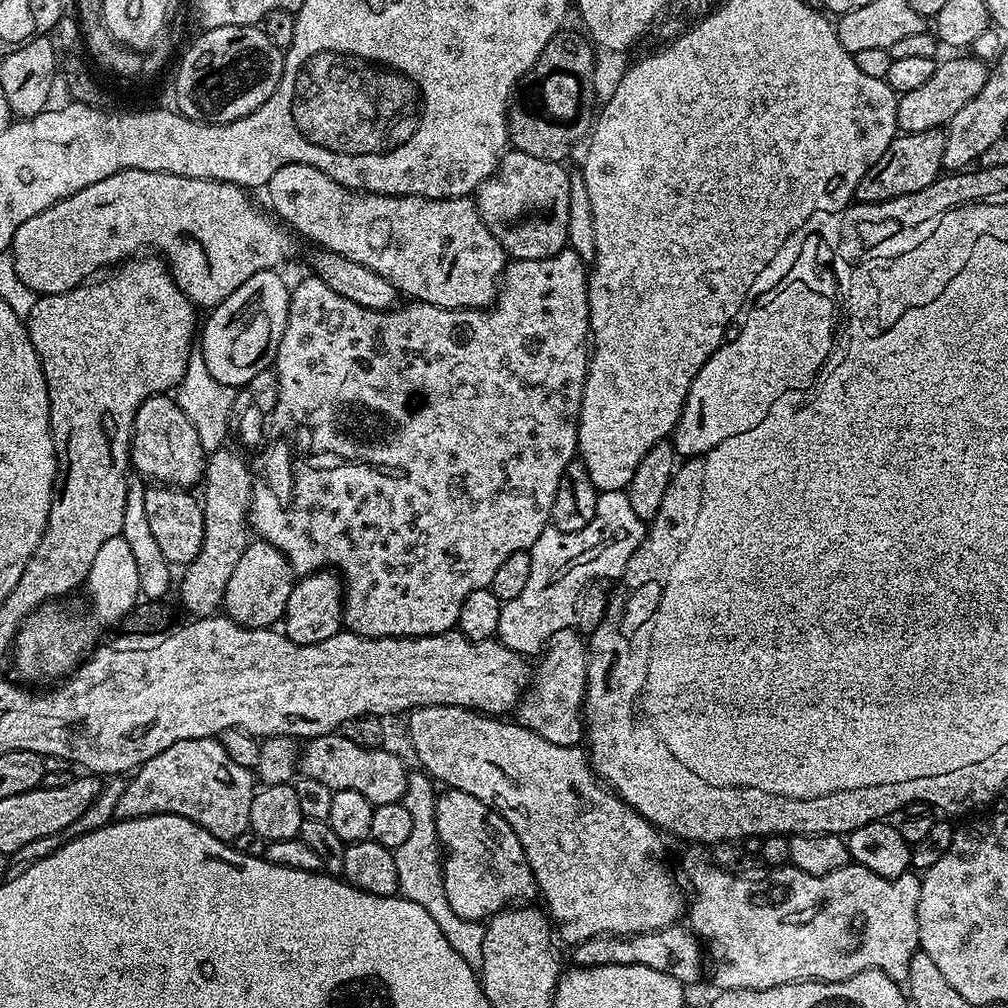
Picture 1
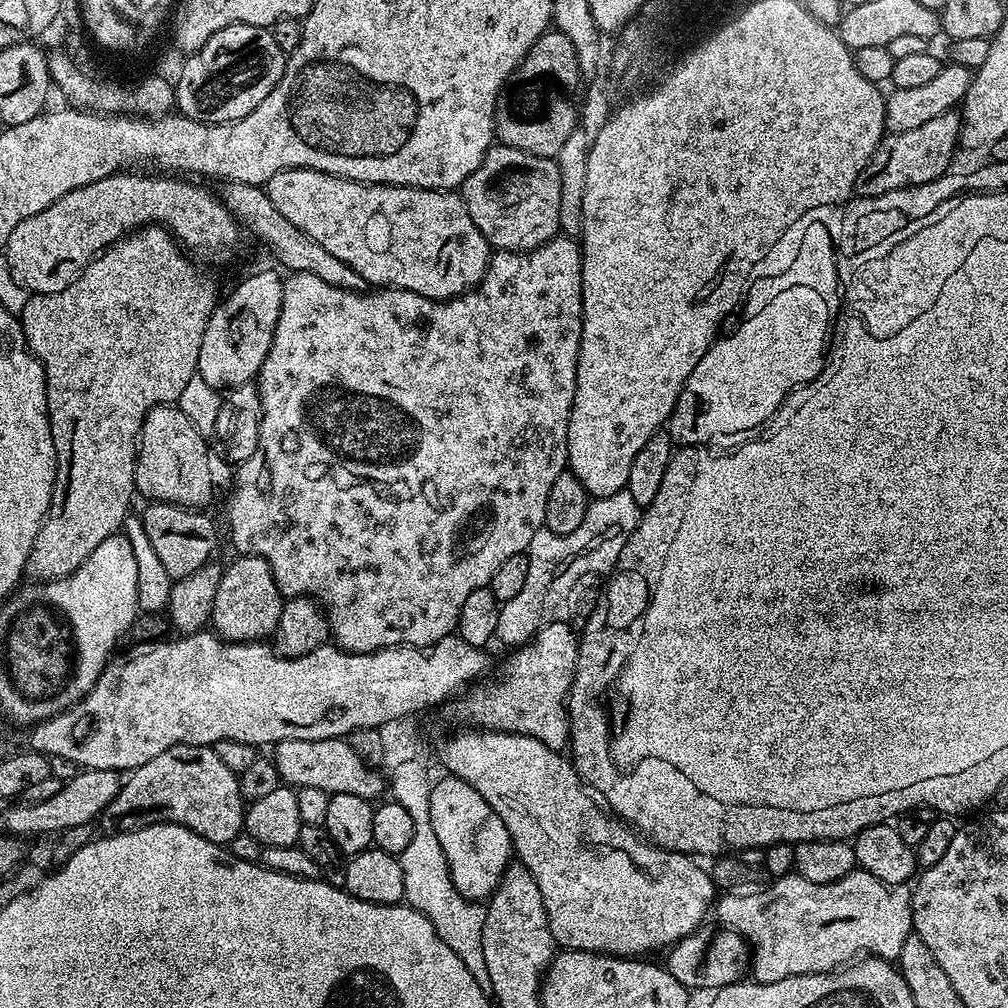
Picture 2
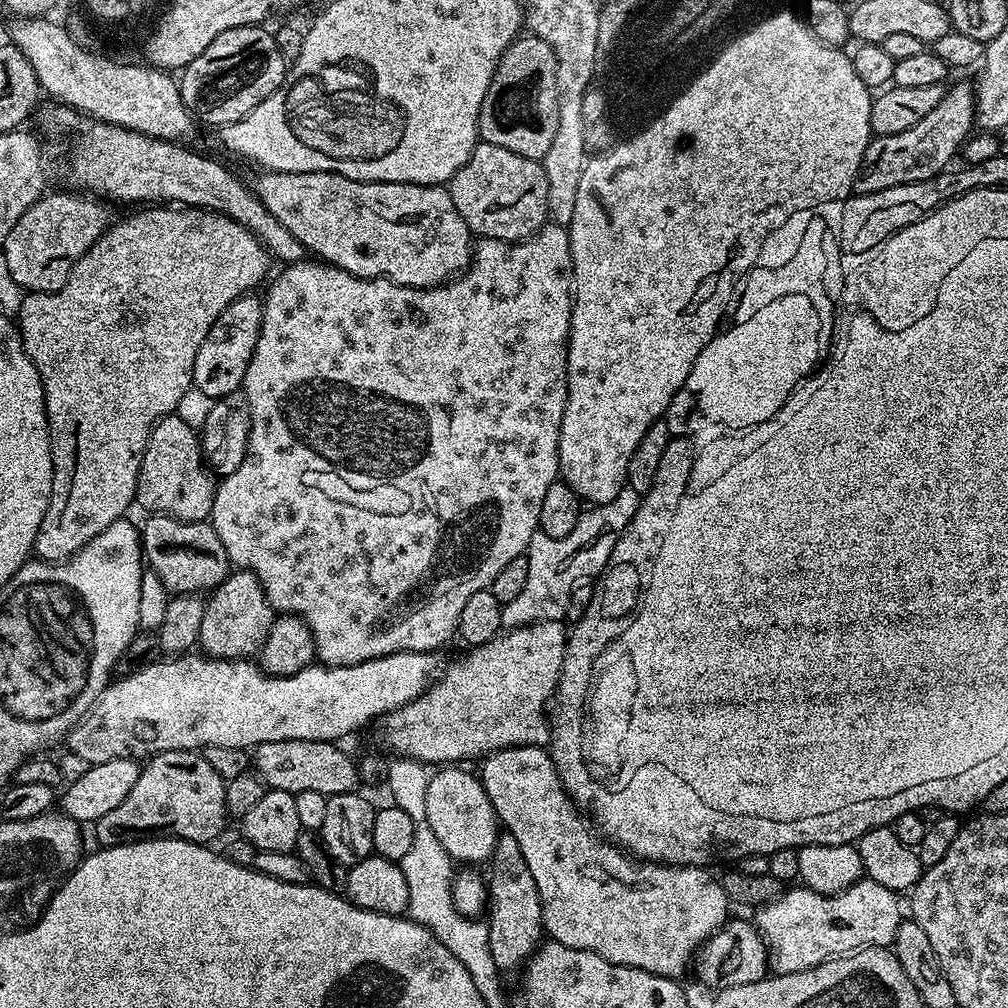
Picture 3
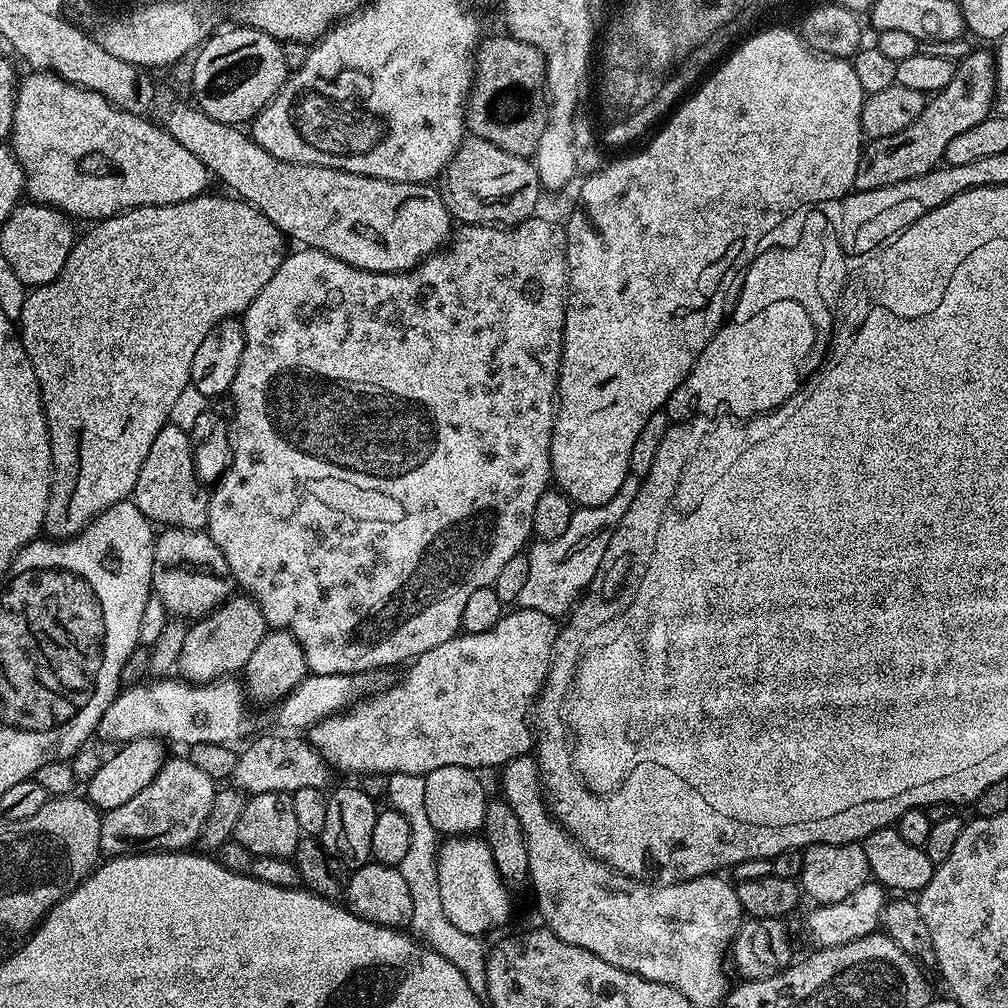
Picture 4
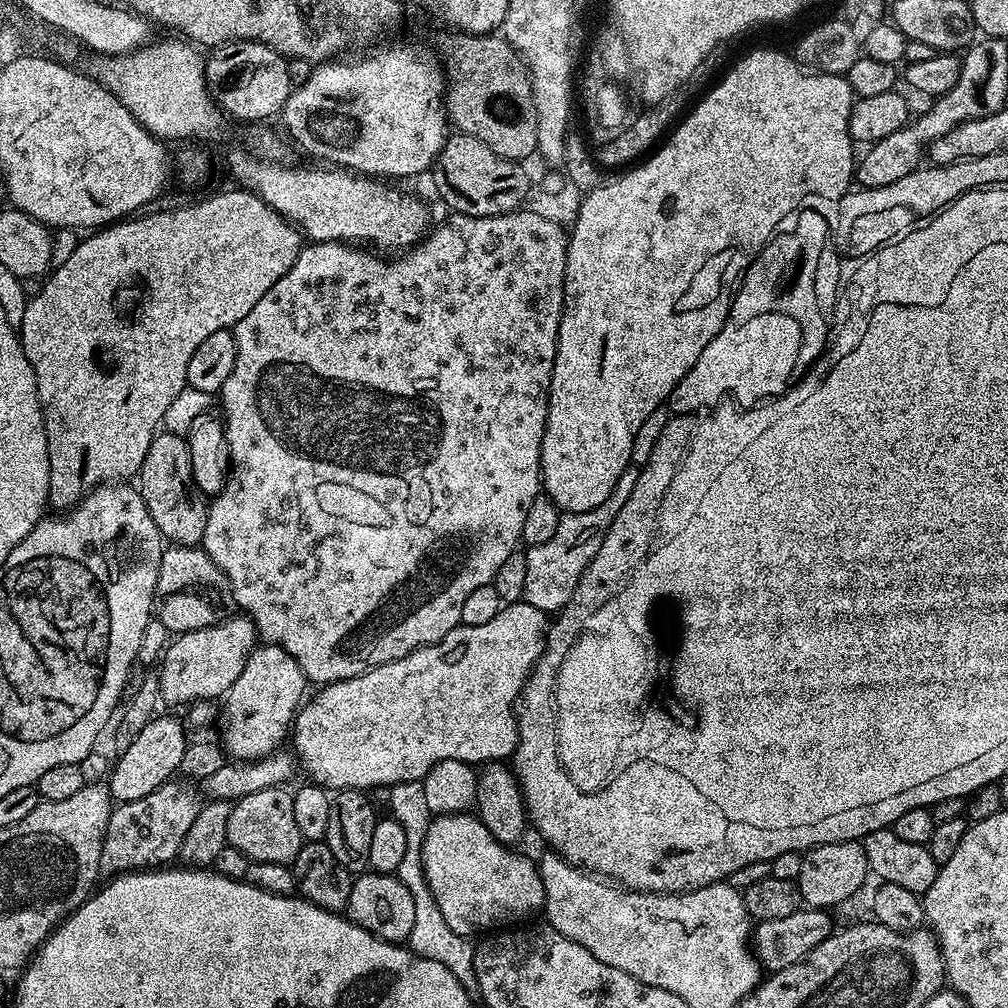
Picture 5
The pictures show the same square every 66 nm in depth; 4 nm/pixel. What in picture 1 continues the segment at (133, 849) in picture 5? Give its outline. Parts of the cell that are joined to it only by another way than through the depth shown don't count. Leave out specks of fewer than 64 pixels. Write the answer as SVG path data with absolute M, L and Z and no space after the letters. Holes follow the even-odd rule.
M207 736L174 742L174 746L154 754L154 758L135 769L132 778L125 783L122 798L118 798L116 820L158 814L181 816L225 842L234 842L238 834L249 831L250 806L258 784L253 769L231 760L219 739Z

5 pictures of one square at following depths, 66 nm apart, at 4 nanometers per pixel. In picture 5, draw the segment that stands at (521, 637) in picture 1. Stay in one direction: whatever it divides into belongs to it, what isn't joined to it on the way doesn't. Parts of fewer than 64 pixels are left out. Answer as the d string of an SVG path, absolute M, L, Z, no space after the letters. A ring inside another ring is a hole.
M630 466L622 470L622 478L618 478L614 490L610 490L610 498L602 502L594 510L585 512L566 512L561 515L558 530L554 530L554 538L550 542L531 545L526 552L526 590L524 600L530 606L538 606L538 610L549 614L559 613L575 595L578 582L584 579L584 572L590 566L594 554L600 553L600 547L609 526L614 522L618 510L626 506L626 498L634 490L634 482L638 482L640 468Z

